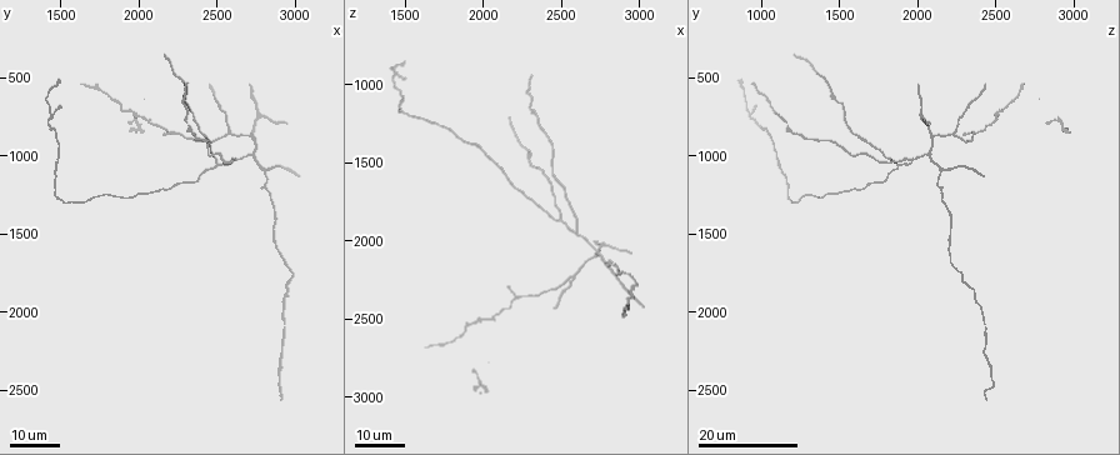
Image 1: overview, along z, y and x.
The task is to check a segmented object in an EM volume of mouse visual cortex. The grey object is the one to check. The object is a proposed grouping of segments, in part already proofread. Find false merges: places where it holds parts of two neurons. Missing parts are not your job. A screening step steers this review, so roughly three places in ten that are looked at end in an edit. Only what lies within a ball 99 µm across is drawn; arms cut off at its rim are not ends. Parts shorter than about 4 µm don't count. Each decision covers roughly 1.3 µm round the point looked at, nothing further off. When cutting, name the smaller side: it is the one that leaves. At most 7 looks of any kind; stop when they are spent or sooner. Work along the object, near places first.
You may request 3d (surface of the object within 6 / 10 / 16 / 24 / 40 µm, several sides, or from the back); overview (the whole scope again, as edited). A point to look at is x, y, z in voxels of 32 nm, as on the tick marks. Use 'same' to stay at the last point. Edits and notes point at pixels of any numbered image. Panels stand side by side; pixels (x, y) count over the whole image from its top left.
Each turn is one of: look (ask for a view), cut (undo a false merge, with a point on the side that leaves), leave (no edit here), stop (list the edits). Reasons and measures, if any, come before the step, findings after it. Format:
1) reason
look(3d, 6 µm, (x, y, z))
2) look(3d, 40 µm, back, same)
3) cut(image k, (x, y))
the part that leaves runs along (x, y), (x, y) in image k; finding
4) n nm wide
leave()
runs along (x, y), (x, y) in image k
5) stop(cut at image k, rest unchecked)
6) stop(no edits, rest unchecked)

three-way junction
look(3d, 16 µm, (2800, 1100, 2180))

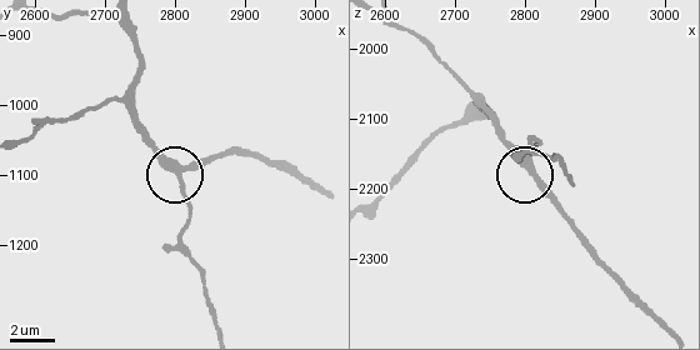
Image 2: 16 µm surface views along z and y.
look(3d, 10 µm, (2805, 1090, 2165))

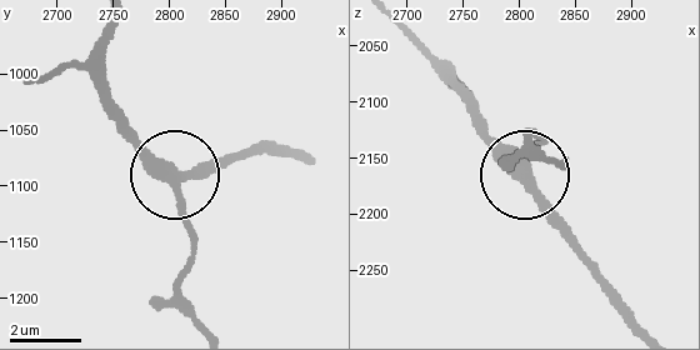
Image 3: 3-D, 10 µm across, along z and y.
330 nm wide
leave()
runs along (398, 28), (574, 240) in image 3; all the same neuron

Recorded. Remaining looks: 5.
two arms in line, one across
look(3d, 24 µm, (2560, 860, 2240))

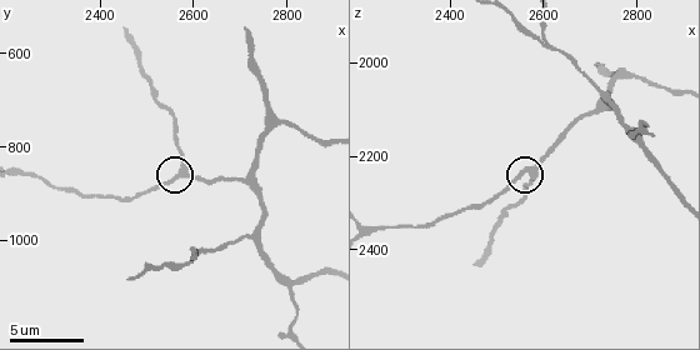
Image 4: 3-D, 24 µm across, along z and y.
look(3d, 6 µm, (2565, 855, 2235))

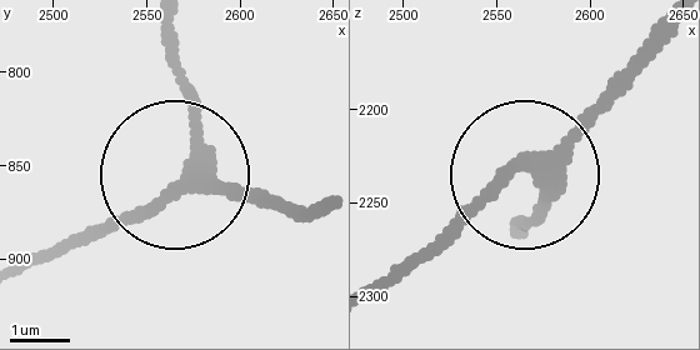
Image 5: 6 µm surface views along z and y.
leave()
runs along (326, 203), (248, 203), (193, 173), (173, 24) in image 5; all the same neuron

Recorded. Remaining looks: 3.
a fork
look(3d, 24 µm, (2500, 1040, 1880))

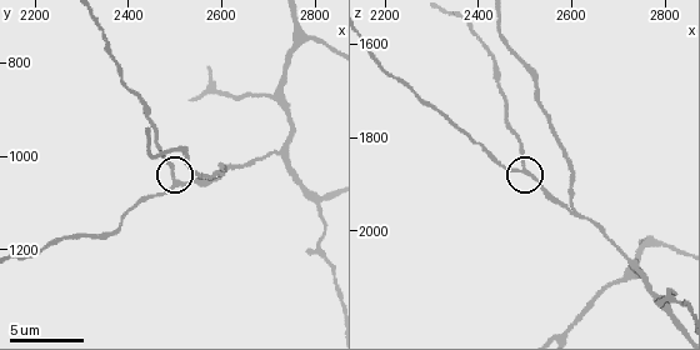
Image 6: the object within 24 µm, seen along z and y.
look(3d, 6 µm, (2505, 1060, 1875))

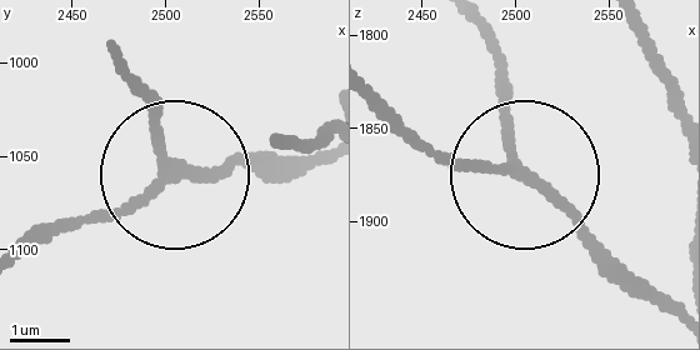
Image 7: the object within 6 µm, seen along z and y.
170 nm wide
leave()
runs along (80, 218), (165, 188), (155, 94) in image 7; one neuron here

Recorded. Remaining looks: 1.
stop(no edits, rest unchecked)

